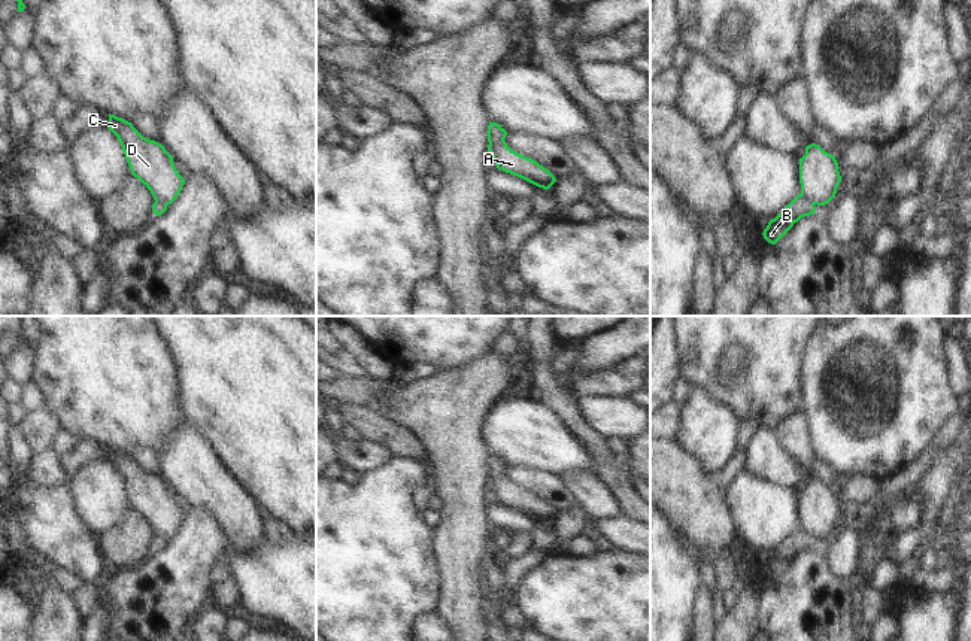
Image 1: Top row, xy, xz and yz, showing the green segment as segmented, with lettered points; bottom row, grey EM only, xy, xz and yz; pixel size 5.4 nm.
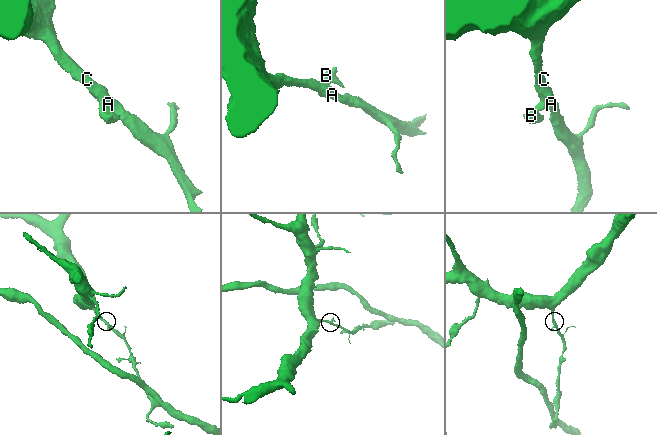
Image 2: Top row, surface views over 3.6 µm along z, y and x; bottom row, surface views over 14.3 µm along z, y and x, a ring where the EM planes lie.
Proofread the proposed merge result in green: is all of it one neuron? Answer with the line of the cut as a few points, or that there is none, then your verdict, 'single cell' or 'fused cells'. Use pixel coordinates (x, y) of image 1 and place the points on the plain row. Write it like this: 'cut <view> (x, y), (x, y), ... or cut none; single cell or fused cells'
cut xz (503, 473), (489, 479); fused cells

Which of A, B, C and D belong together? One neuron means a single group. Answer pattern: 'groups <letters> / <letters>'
groups A C D / B

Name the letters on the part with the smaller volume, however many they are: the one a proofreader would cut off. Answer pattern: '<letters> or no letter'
B

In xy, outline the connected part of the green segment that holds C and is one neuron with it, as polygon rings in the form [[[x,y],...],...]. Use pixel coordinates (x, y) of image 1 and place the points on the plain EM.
[[[110,447],[107,462],[118,471],[131,508],[151,525],[155,535],[172,538],[180,528],[185,513],[166,481],[143,471],[131,456]]]

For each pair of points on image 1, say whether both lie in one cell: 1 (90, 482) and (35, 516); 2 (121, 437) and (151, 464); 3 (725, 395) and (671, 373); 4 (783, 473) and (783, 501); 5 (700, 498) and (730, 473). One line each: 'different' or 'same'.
1: different
2: different
3: different
4: different
5: different

